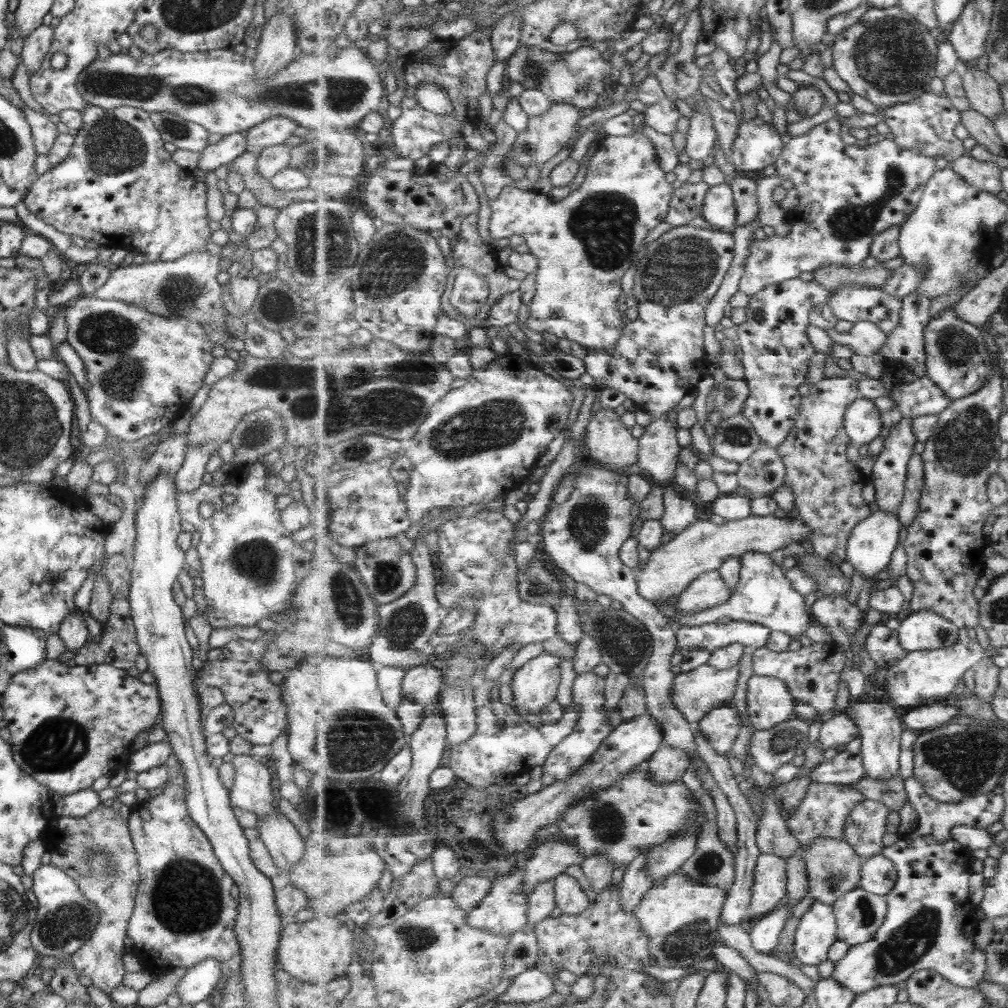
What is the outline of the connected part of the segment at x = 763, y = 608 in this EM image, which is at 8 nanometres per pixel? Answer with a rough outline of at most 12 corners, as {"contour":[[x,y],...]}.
{"contour":[[770,554],[739,557],[727,602],[682,612],[656,600],[676,628],[728,620],[805,635],[813,616]]}

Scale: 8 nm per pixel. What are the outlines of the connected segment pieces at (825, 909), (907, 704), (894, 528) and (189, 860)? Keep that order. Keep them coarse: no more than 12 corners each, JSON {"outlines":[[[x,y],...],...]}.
{"outlines":[[[815,901],[795,932],[795,952],[817,968],[838,942],[832,905]],[[973,628],[959,642],[908,651],[882,673],[893,704],[947,701],[987,654]],[[898,514],[858,522],[847,561],[863,578],[887,570],[904,534]],[[179,780],[126,819],[126,938],[157,975],[239,954],[233,880]]]}

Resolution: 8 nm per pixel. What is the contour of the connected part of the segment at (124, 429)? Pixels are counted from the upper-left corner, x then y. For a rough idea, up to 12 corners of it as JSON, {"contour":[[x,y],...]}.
{"contour":[[79,296],[66,339],[89,414],[133,443],[213,360],[200,326]]}

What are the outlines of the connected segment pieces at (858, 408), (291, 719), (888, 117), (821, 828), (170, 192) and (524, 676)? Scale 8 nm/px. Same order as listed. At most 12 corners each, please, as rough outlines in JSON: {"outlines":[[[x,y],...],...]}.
{"outlines":[[[861,396],[846,413],[855,446],[868,445],[883,430],[881,412]],[[364,656],[284,674],[300,774],[378,776],[408,743]],[[925,93],[883,109],[894,141],[949,163],[967,154],[962,113]],[[813,782],[785,820],[805,851],[846,838],[866,796],[851,785]],[[85,105],[27,212],[149,262],[207,251],[148,113]],[[542,653],[514,672],[521,716],[556,700],[562,658]]]}

